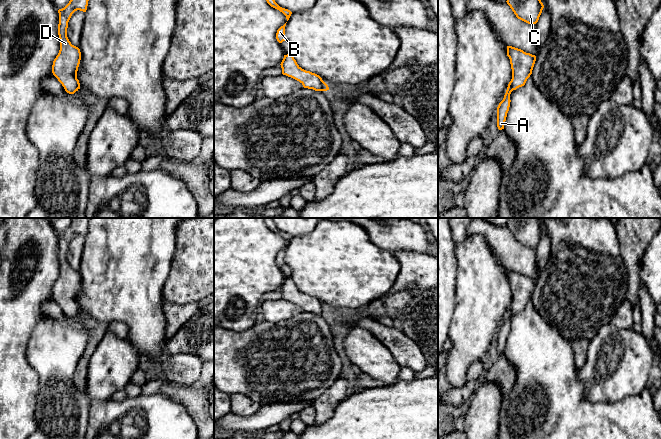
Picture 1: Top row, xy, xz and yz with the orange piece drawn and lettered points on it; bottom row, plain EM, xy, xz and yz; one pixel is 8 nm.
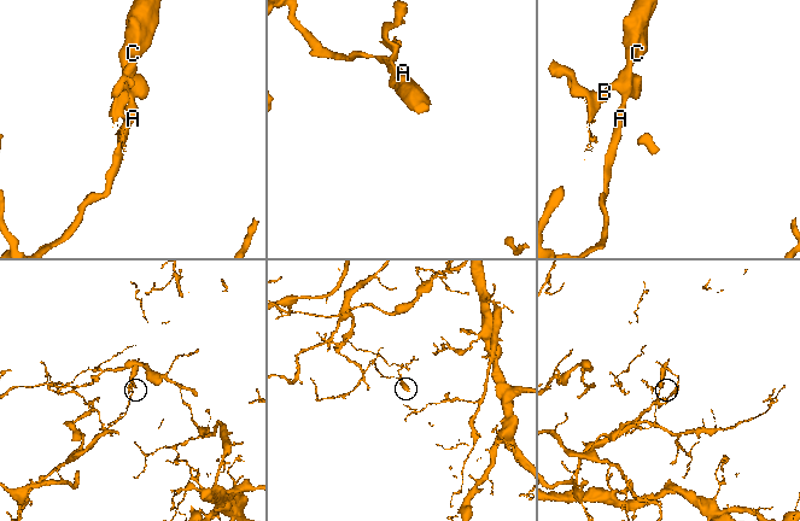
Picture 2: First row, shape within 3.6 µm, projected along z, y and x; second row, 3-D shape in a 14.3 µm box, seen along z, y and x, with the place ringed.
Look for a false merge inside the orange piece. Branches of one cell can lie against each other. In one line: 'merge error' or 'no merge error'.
merge error

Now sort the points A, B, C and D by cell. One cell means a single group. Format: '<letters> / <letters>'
A B / C D

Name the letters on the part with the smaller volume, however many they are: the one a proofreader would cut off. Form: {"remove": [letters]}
{"remove": ["C", "D"]}

